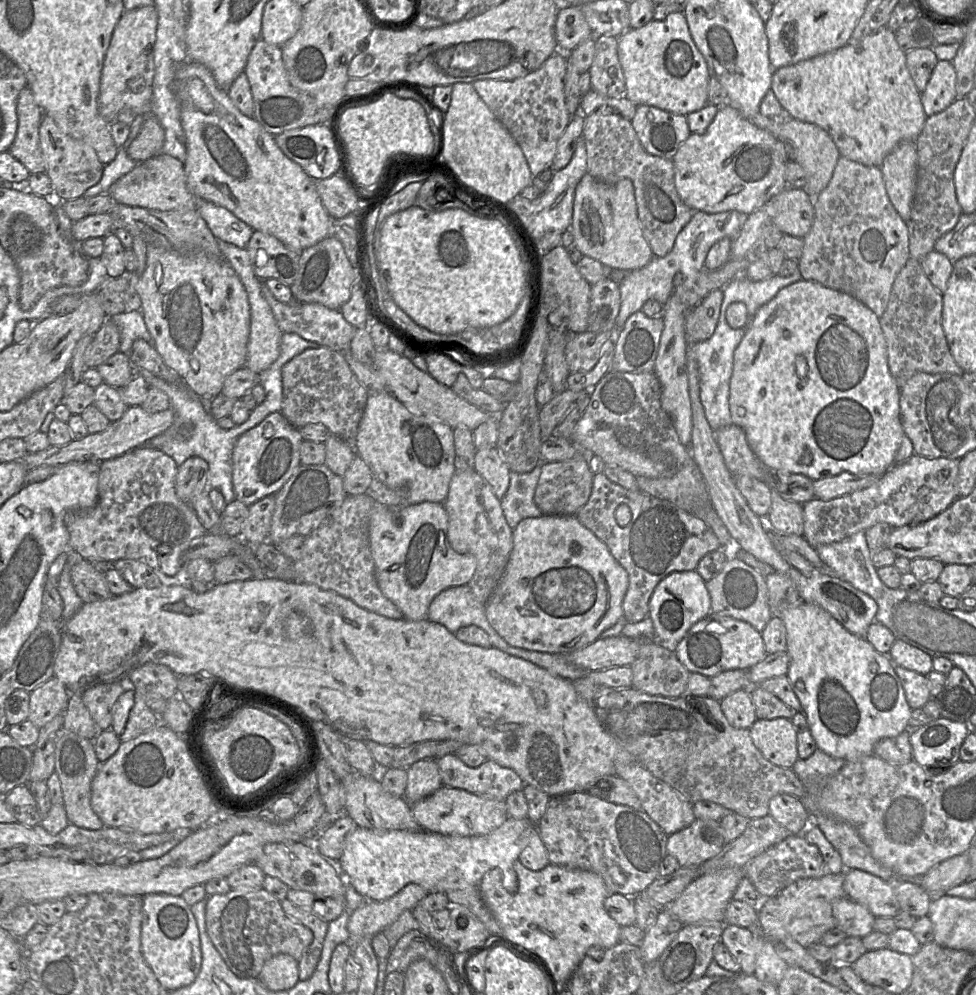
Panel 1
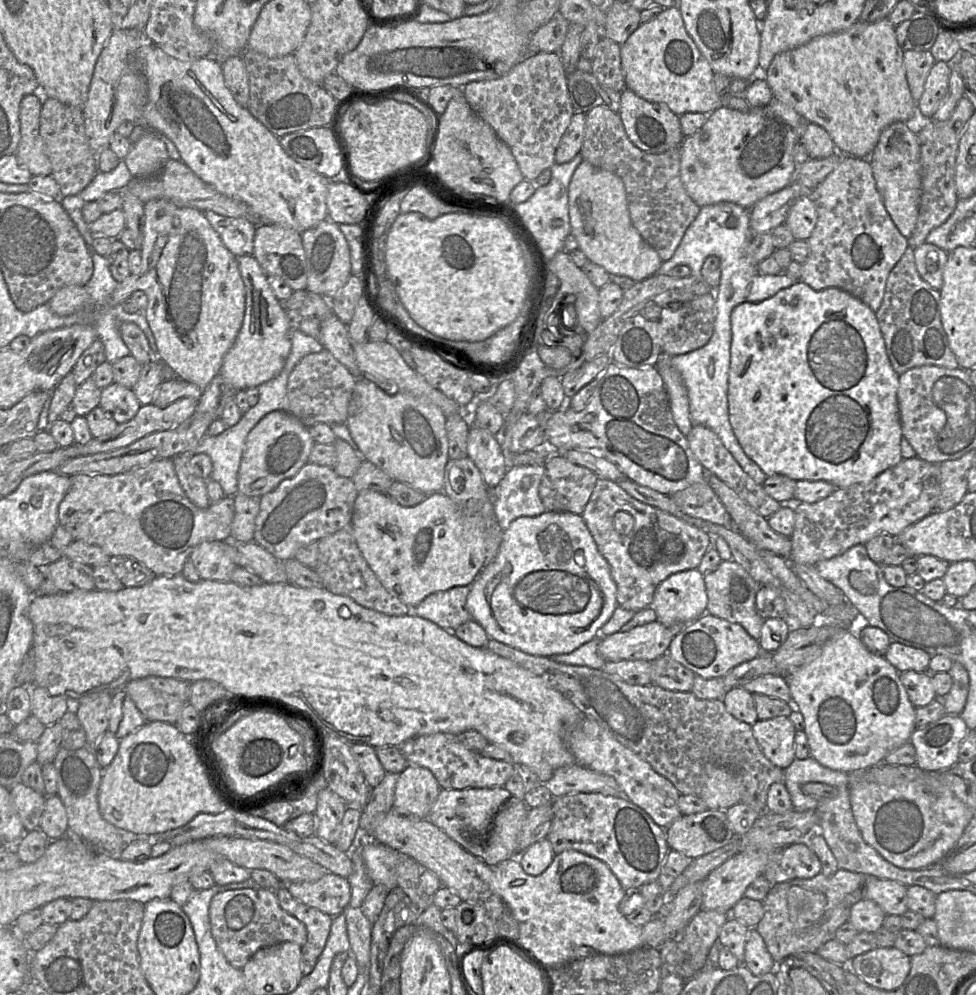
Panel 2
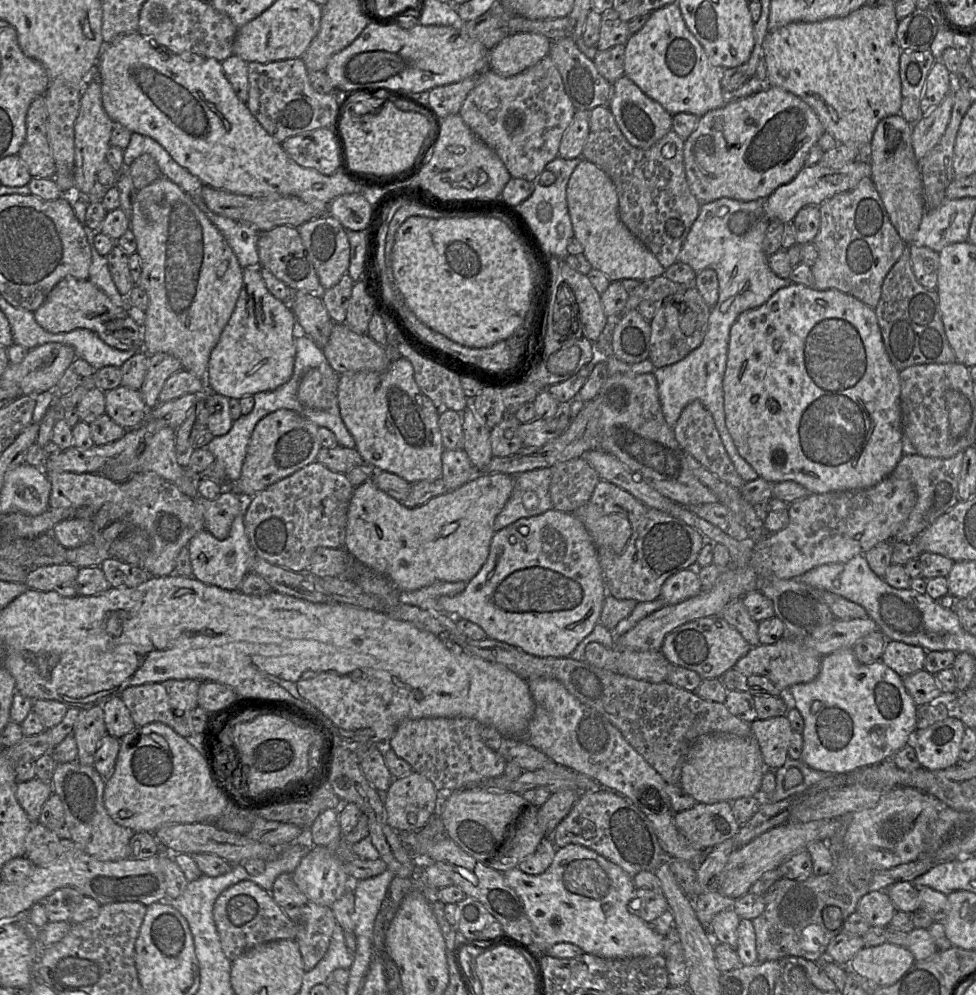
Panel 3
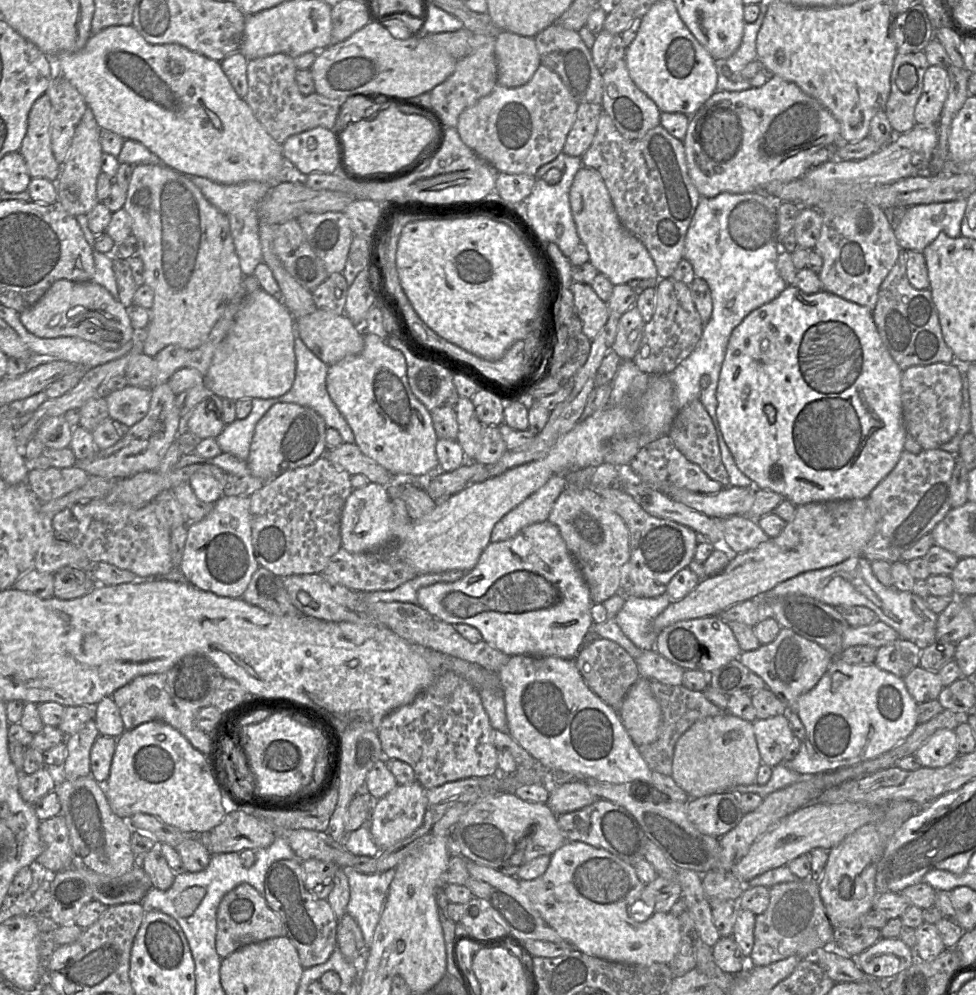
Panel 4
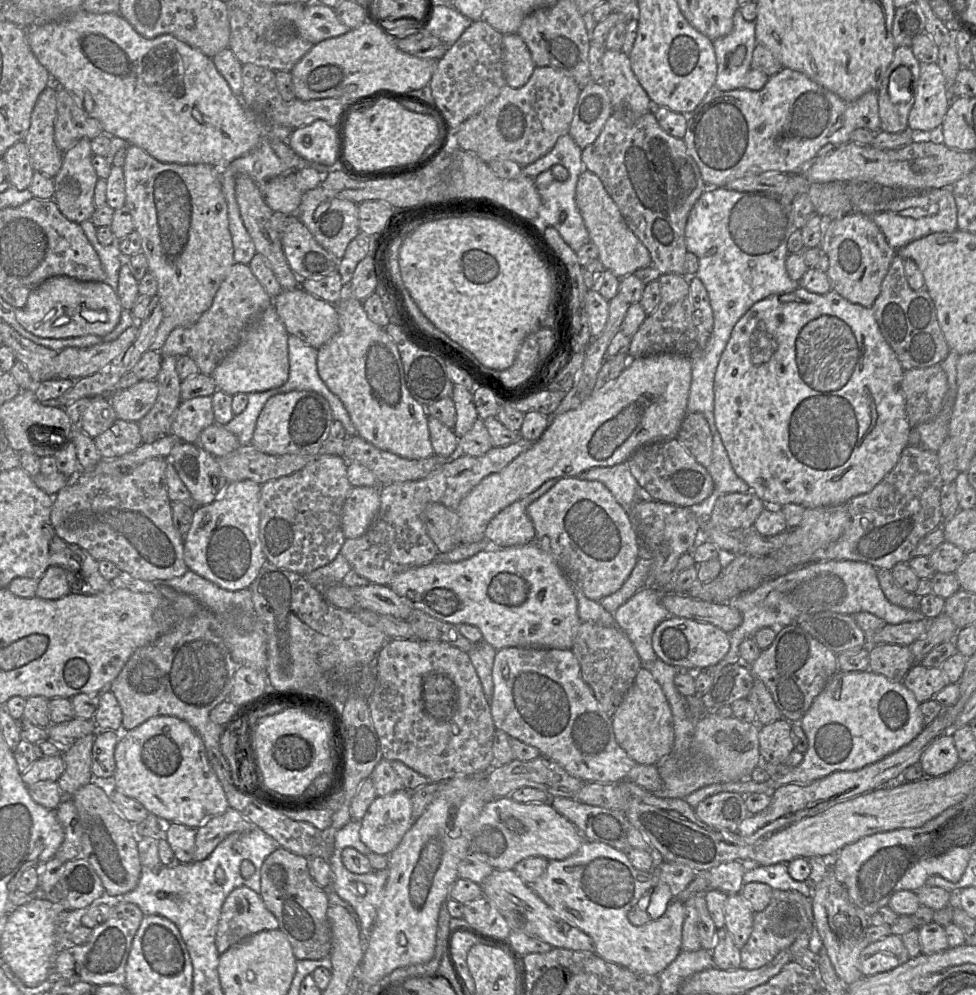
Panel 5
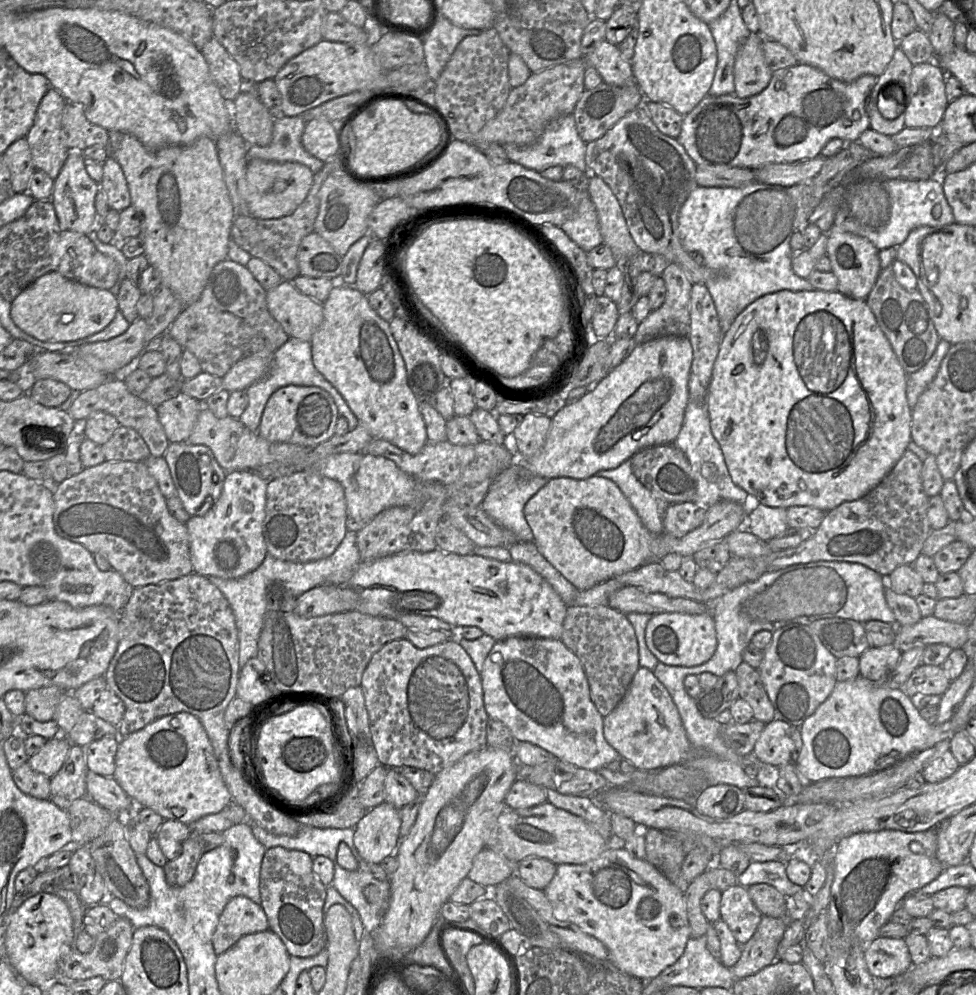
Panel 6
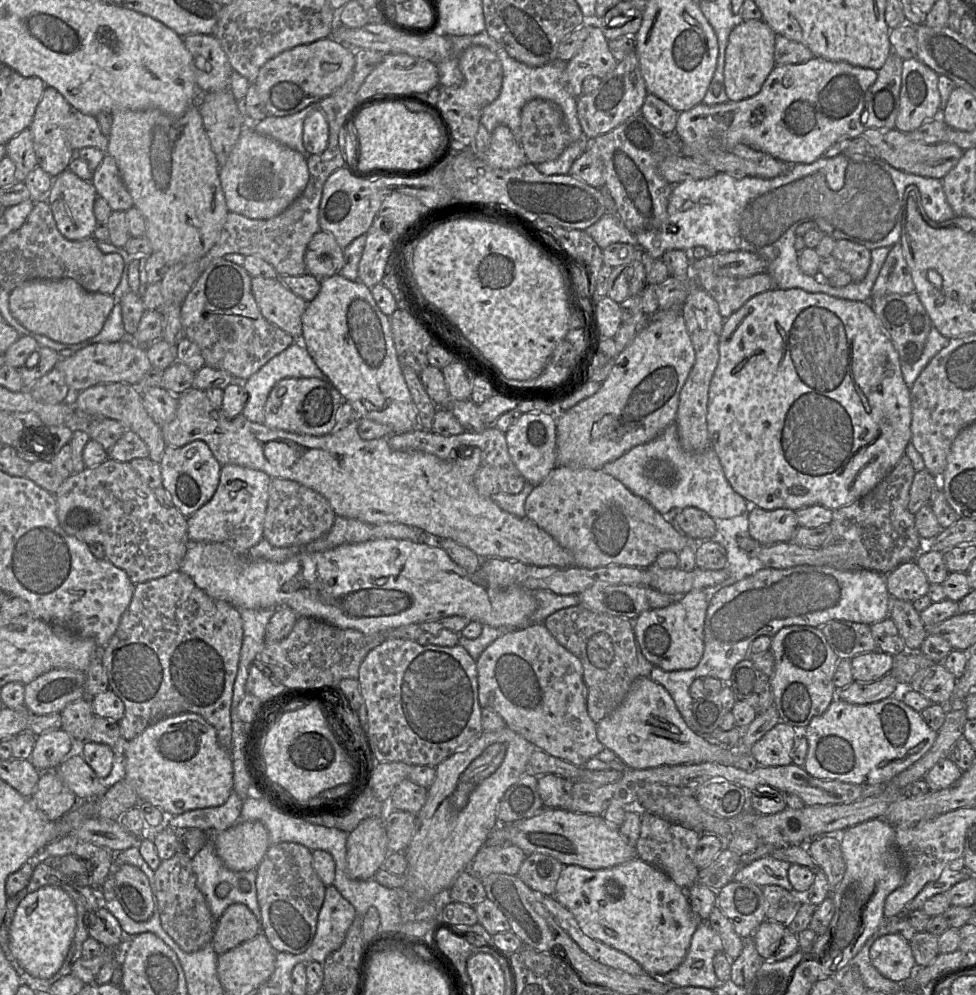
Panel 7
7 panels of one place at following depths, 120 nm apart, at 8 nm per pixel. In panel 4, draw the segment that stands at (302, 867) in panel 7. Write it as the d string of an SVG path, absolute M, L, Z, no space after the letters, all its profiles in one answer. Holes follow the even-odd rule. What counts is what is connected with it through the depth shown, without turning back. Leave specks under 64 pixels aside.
M295 857L272 863L266 872L264 887L263 895L269 907L281 918L302 967L305 969L326 962L337 947L339 919L327 899L320 899L306 889L302 861Z

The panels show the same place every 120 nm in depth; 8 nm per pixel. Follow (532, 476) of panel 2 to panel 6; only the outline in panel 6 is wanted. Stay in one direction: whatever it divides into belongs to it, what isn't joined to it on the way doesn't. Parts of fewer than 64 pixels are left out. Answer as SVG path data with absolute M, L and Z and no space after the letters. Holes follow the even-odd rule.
M517 458L510 467L502 471L492 481L480 507L496 523L513 534L518 542L532 542L533 534L524 517L523 509L526 502L535 495L548 480L548 478L529 474L524 467L524 463Z

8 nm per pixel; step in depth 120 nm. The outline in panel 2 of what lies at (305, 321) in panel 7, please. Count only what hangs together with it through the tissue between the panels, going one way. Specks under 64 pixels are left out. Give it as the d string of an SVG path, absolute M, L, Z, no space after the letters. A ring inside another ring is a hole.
M357 378L346 425L363 460L368 460L394 482L405 483L425 496L443 492L449 458L446 416L426 398L398 392L387 394L367 379Z

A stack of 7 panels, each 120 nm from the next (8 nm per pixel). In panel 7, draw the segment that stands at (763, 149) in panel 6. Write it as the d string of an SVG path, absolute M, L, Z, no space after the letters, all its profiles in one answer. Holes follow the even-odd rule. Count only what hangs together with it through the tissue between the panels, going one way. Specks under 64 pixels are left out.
M813 57L801 64L776 65L754 96L742 101L726 101L722 104L706 105L703 102L690 110L679 112L675 135L679 143L691 153L722 152L743 144L765 152L788 165L810 164L836 142L854 139L864 132L865 95L875 83L877 71L853 66L846 62L835 62Z

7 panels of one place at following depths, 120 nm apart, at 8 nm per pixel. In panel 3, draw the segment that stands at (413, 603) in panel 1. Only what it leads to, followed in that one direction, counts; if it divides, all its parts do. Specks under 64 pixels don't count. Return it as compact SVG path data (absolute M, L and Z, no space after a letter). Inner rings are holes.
M477 473L476 476L466 483L465 485L459 487L458 489L448 491L444 494L431 498L426 503L409 508L403 503L395 500L394 498L387 495L385 492L380 490L370 479L358 487L354 488L352 494L348 513L347 513L347 525L346 525L346 535L343 547L359 562L367 566L369 569L374 571L376 574L386 577L392 585L399 591L414 591L426 586L430 586L436 581L445 582L468 582L470 581L477 572L481 569L487 560L490 544L492 537L494 535L494 521L500 511L503 509L504 505L508 501L512 490L514 487L514 476L502 474L502 473Z

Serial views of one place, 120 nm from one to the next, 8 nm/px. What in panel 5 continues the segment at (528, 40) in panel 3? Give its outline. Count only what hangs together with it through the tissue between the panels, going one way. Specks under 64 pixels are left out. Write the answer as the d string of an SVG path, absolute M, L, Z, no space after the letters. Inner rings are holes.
M518 34L503 35L502 46L506 84L511 88L521 88L528 82L536 67L531 53Z

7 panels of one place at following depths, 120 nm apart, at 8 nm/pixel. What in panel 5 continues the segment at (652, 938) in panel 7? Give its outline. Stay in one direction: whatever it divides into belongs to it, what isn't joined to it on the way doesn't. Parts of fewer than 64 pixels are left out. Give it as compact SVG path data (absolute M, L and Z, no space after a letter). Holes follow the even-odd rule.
M584 841L579 850L568 858L549 861L546 871L535 883L528 885L562 921L587 934L594 942L594 952L608 962L636 973L659 975L682 950L684 903L673 897L665 912L658 916L658 907L655 908L651 899L651 891L658 885L657 877L653 876L652 870L636 869L625 851L604 843Z

